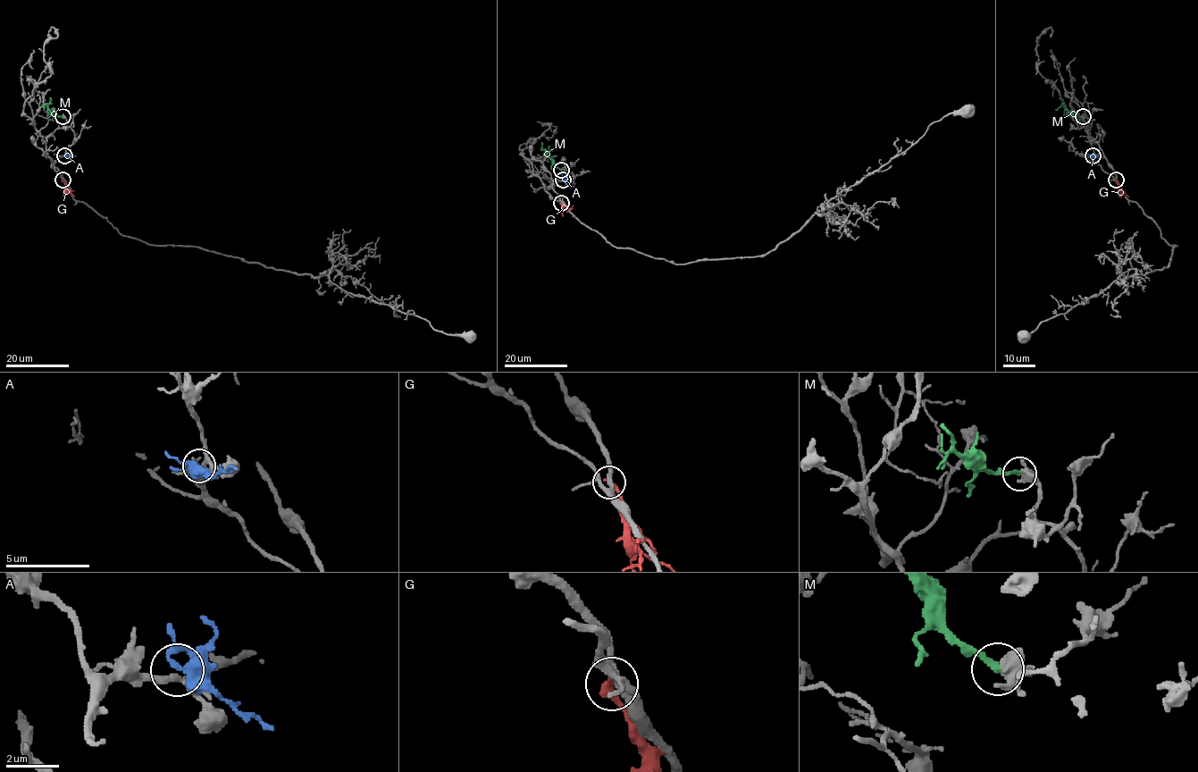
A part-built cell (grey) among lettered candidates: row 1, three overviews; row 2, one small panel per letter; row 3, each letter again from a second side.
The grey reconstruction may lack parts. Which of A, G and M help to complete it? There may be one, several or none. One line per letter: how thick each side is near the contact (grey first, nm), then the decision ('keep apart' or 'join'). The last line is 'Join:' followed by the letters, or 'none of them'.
A: 220 nm thick on the grey side, 320 nm on the other; keep apart
G: 300 nm thick on the grey side, 340 nm on the other; keep apart
M: 750 nm thick on the grey side, 240 nm on the other; keep apart
Join: none of them

